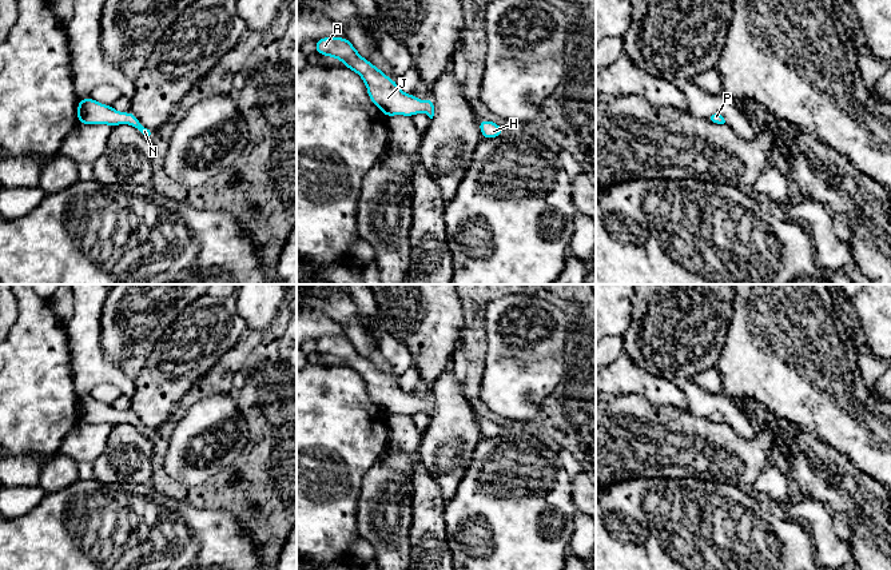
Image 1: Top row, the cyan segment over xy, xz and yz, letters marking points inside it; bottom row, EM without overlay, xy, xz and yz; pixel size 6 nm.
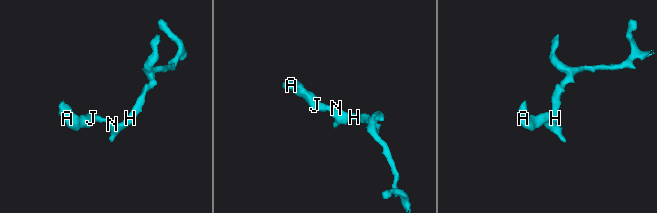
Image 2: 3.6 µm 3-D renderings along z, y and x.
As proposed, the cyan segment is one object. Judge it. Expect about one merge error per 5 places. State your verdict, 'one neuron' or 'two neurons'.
one neuron

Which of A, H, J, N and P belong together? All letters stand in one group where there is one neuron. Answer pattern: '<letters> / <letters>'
A H J N P

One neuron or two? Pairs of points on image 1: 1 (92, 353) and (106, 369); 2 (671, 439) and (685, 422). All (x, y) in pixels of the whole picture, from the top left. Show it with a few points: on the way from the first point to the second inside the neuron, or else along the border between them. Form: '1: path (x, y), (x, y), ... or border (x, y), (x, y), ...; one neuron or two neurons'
1: path (94, 357), (102, 365); one neuron
2: path (675, 435), (683, 426); one neuron

